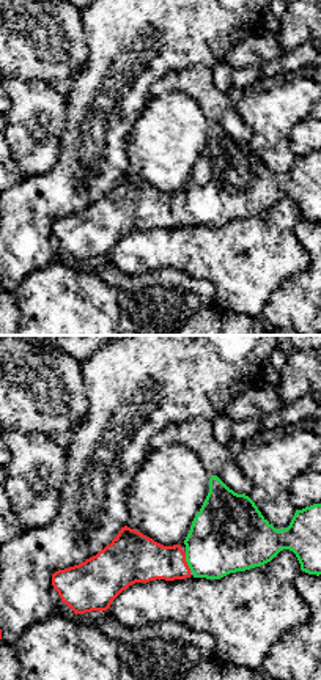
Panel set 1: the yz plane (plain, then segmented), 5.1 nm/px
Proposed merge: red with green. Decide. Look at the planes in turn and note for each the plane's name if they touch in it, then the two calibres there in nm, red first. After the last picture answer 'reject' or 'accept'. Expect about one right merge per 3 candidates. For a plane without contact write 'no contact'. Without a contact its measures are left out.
contact in yz; calibres 240 and 380 nm

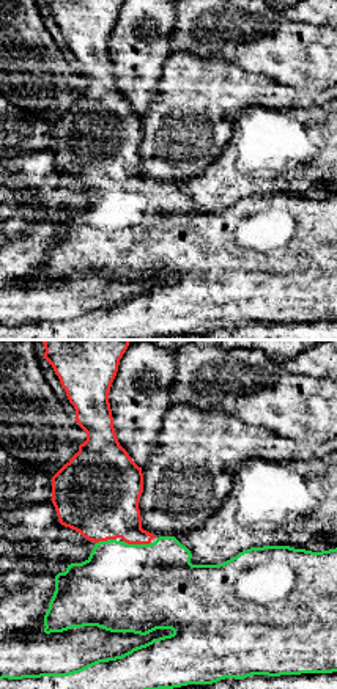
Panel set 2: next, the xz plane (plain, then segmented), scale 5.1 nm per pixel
contact in xz; calibres 340 and 460 nm

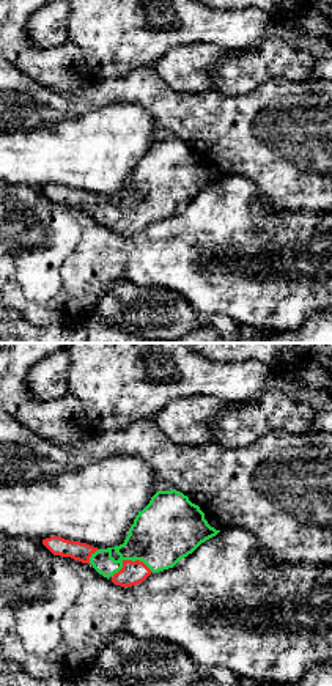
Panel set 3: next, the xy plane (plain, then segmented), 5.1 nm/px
contact in xy; calibres 120 and 320 nm

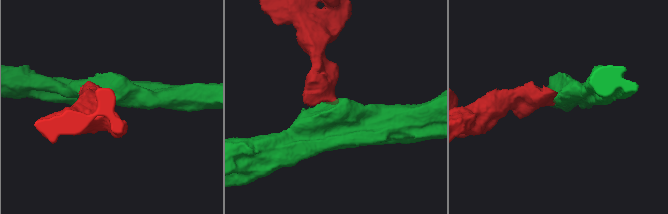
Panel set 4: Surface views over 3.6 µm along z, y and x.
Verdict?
accept

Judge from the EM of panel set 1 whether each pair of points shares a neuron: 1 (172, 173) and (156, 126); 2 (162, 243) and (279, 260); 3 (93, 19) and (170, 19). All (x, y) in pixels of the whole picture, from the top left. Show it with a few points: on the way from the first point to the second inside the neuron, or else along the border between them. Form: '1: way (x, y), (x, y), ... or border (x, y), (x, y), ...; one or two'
1: way (166, 162), (164, 137); one
2: way (191, 249), (228, 255), (244, 262), (250, 260); one
3: way (112, 19), (151, 19); one

